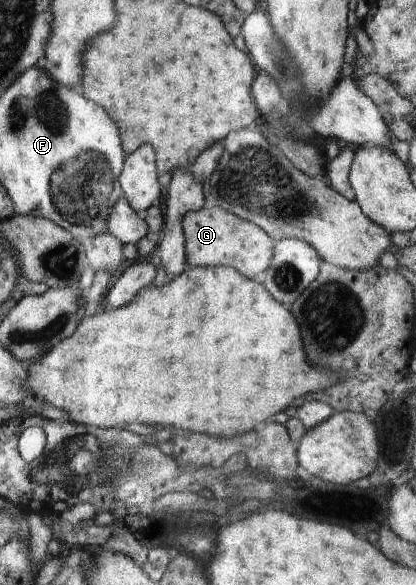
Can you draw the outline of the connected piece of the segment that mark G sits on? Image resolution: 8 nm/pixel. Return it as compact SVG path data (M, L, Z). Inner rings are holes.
M207 203L199 211L189 212L183 216L182 226L185 236L187 262L191 267L231 266L241 275L253 279L257 273L263 273L271 263L274 254L274 241L255 223L241 219L221 207Z

